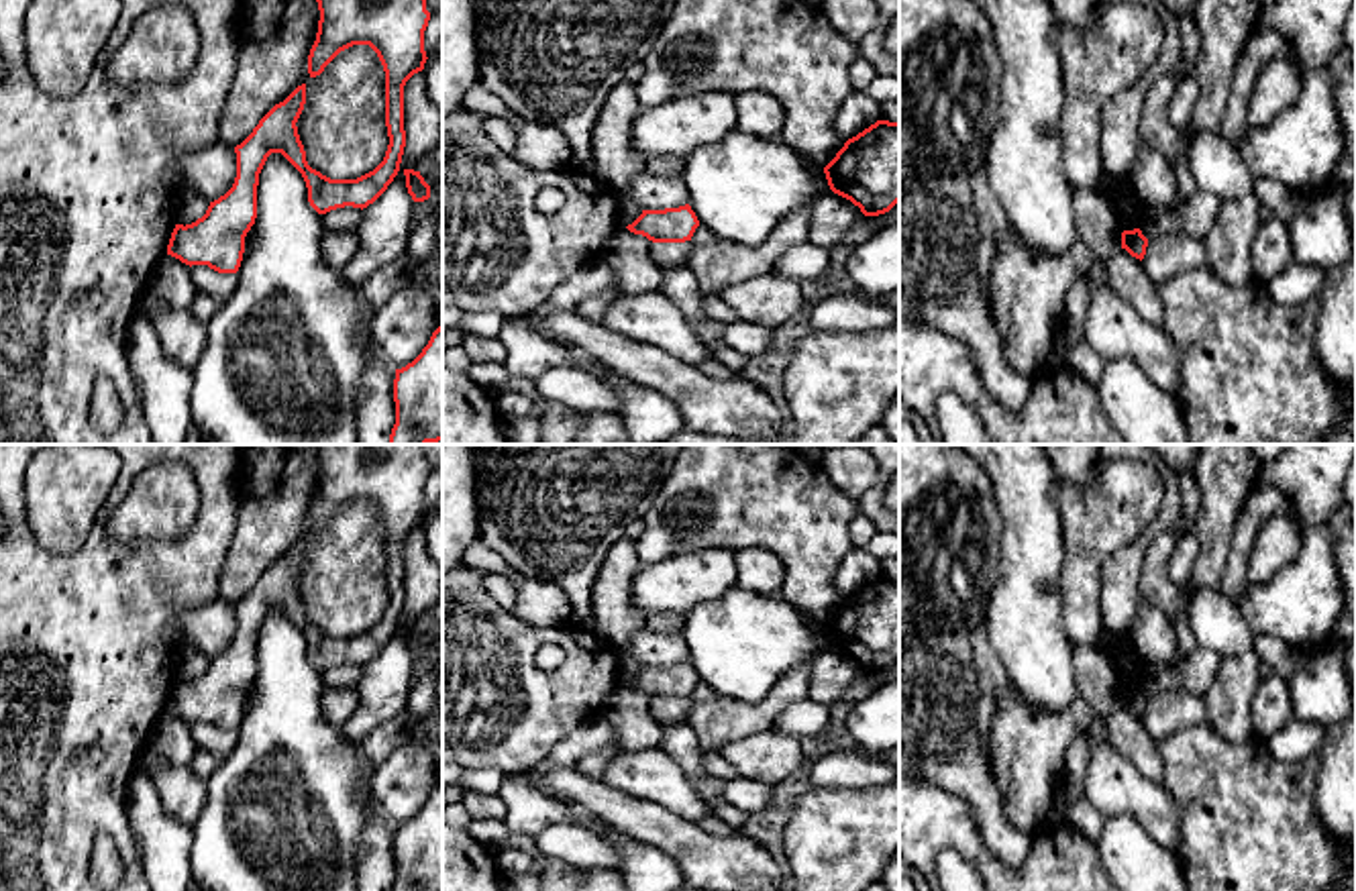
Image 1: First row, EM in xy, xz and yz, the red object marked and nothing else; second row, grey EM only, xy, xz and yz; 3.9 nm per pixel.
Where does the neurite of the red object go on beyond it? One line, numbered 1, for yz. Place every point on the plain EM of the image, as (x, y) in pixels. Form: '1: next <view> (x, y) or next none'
1: next none

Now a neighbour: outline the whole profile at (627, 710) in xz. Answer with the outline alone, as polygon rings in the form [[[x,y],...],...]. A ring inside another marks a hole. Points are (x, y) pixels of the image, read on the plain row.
[[[620,685],[604,703],[599,716],[618,732],[622,750],[650,750],[663,740],[663,726],[650,714],[650,701],[642,691]]]

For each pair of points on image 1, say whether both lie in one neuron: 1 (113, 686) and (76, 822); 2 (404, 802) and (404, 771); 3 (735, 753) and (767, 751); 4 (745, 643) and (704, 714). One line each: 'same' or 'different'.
1: same
2: same
3: same
4: different

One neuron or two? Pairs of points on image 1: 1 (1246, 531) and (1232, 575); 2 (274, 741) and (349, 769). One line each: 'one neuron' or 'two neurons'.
1: one neuron
2: one neuron

